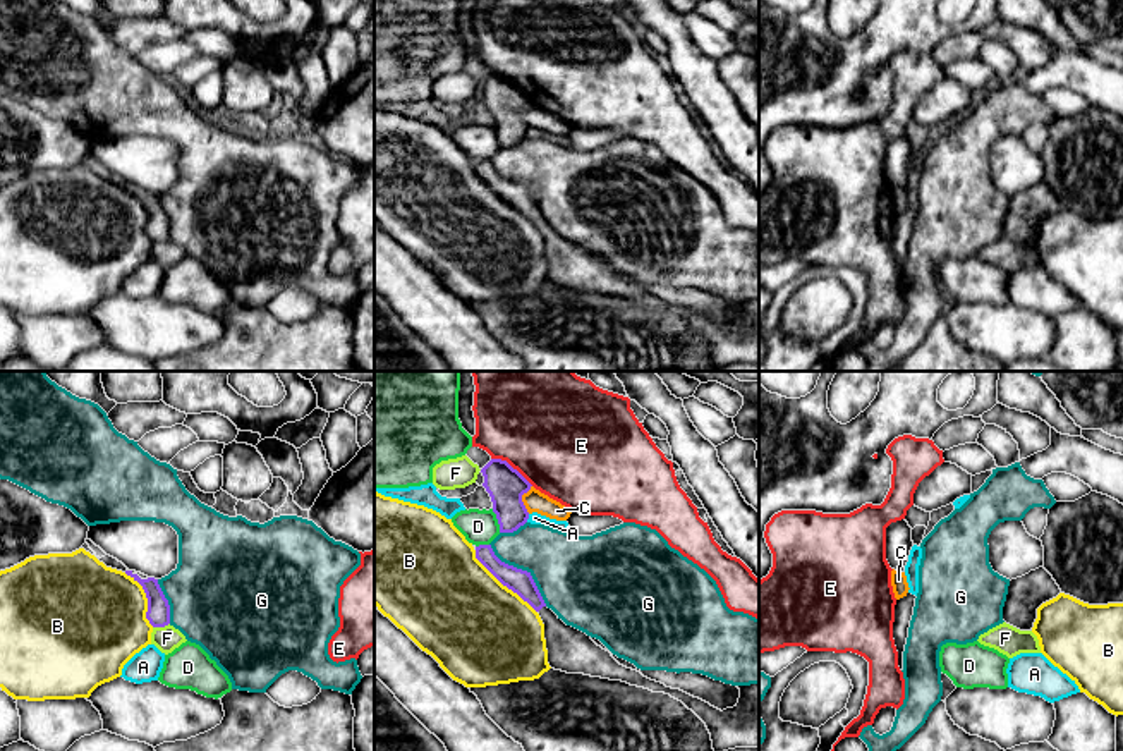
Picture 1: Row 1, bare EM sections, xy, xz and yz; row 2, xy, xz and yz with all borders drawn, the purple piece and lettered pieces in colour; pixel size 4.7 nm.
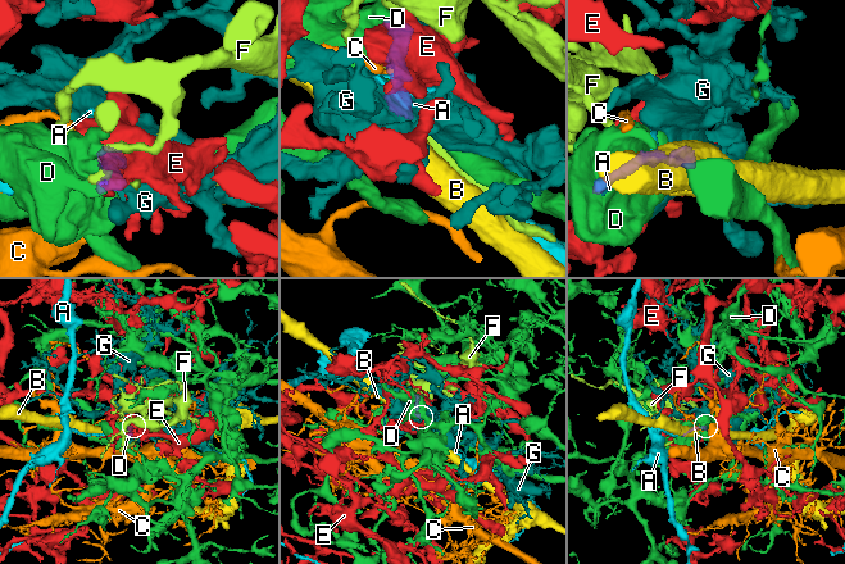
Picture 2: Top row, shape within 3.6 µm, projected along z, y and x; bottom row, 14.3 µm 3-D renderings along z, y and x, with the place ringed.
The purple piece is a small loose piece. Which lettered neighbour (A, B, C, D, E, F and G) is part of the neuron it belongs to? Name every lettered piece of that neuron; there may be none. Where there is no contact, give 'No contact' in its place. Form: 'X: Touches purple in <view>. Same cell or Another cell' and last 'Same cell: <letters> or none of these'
A: Touches purple in xz. Another cell
B: Touches purple in xz. Another cell
C: Touches purple in xz. Another cell
D: Touches purple in xz. Another cell
E: Touches purple in xz. Another cell
F: Touches purple in xy. Another cell
G: Touches purple in xz. Another cell
Same cell: none of these

